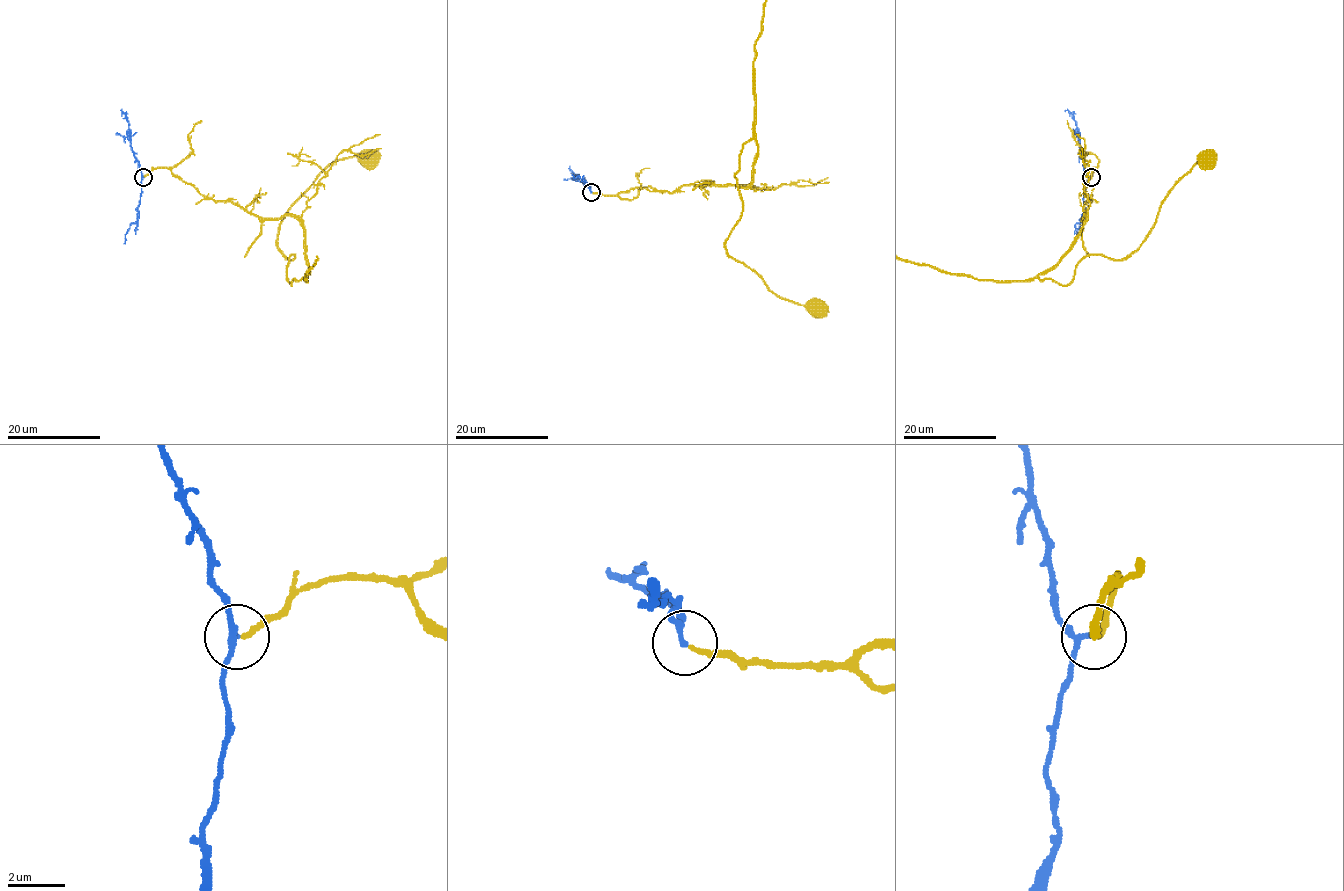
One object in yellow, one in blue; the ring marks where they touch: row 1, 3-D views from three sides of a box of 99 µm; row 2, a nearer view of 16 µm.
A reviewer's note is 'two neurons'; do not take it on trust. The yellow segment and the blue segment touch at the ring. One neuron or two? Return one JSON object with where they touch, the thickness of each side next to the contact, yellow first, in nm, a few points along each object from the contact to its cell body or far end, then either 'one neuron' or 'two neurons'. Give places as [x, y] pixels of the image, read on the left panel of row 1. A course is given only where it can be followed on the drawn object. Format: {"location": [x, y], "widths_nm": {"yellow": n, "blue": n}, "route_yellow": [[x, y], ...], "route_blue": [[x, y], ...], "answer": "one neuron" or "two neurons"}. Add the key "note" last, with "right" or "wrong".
{"location": [143, 177], "widths_nm": {"yellow": 150, "blue": 160}, "route_yellow": [[143, 177], [296, 218], [309, 272], [292, 285], [291, 205], [369, 157]], "route_blue": [[142, 177], [131, 146], [128, 122], [121, 111]], "answer": "one neuron", "note": "wrong"}

